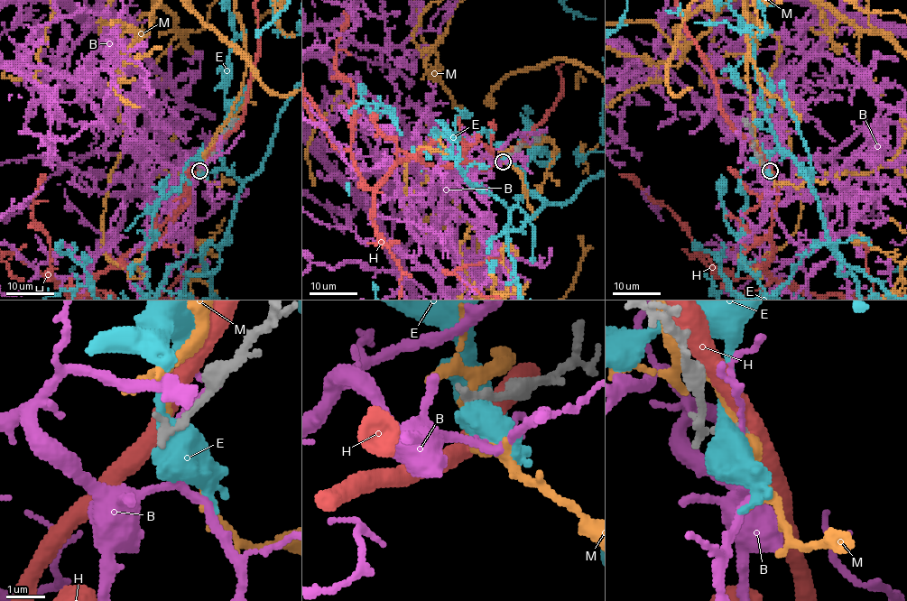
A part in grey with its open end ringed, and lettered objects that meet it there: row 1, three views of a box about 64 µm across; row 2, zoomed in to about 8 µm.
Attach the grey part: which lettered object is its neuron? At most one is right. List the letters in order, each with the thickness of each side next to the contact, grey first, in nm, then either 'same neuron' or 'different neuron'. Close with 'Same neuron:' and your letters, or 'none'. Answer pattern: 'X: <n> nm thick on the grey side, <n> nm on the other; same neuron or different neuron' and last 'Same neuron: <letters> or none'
B: 150 nm thick on the grey side, 120 nm on the other; different neuron
E: 240 nm thick on the grey side, 480 nm on the other; different neuron
H: 150 nm thick on the grey side, 420 nm on the other; different neuron
M: 90 nm thick on the grey side, 280 nm on the other; different neuron
Same neuron: none

